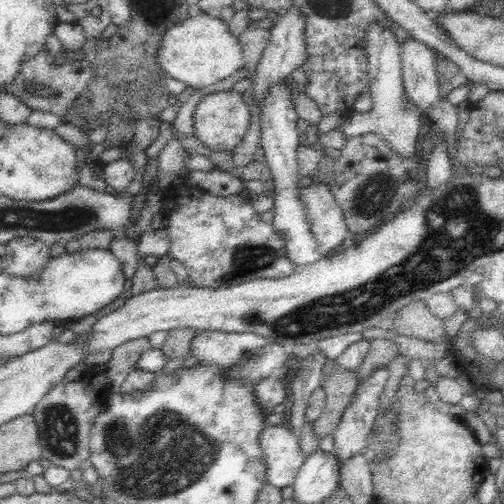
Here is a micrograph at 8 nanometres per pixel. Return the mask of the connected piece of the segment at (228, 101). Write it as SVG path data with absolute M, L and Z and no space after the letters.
M233 90L204 95L193 114L194 135L211 150L231 151L244 138L250 126L254 110L249 105L242 99L242 93Z

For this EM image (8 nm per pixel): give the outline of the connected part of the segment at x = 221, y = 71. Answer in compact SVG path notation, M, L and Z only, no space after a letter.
M192 10L184 20L166 28L159 43L157 60L166 76L200 90L212 86L244 67L242 46L229 31L229 23L214 14Z

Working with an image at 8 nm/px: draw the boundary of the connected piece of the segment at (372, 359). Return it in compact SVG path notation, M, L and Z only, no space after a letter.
M375 339L370 340L370 350L364 357L362 364L356 370L356 379L363 382L373 372L386 368L389 362L398 356L398 345L391 340Z

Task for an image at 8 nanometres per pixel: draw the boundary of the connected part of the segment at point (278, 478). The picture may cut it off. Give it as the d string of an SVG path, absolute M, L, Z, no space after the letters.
M281 424L264 427L258 444L265 458L267 483L281 489L292 485L305 460L299 435Z

